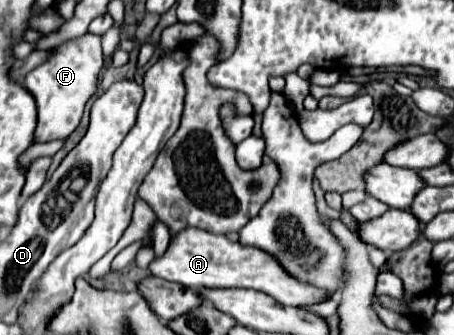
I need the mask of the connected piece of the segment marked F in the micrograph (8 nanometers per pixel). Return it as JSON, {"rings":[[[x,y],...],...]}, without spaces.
{"rings":[[[86,33],[84,37],[60,45],[60,49],[56,49],[46,63],[42,63],[40,67],[36,67],[26,75],[24,85],[34,95],[38,105],[36,143],[48,143],[56,139],[66,141],[74,133],[74,129],[80,125],[88,99],[98,89],[98,73],[102,69],[102,63],[104,57],[100,47],[100,37]]]}

